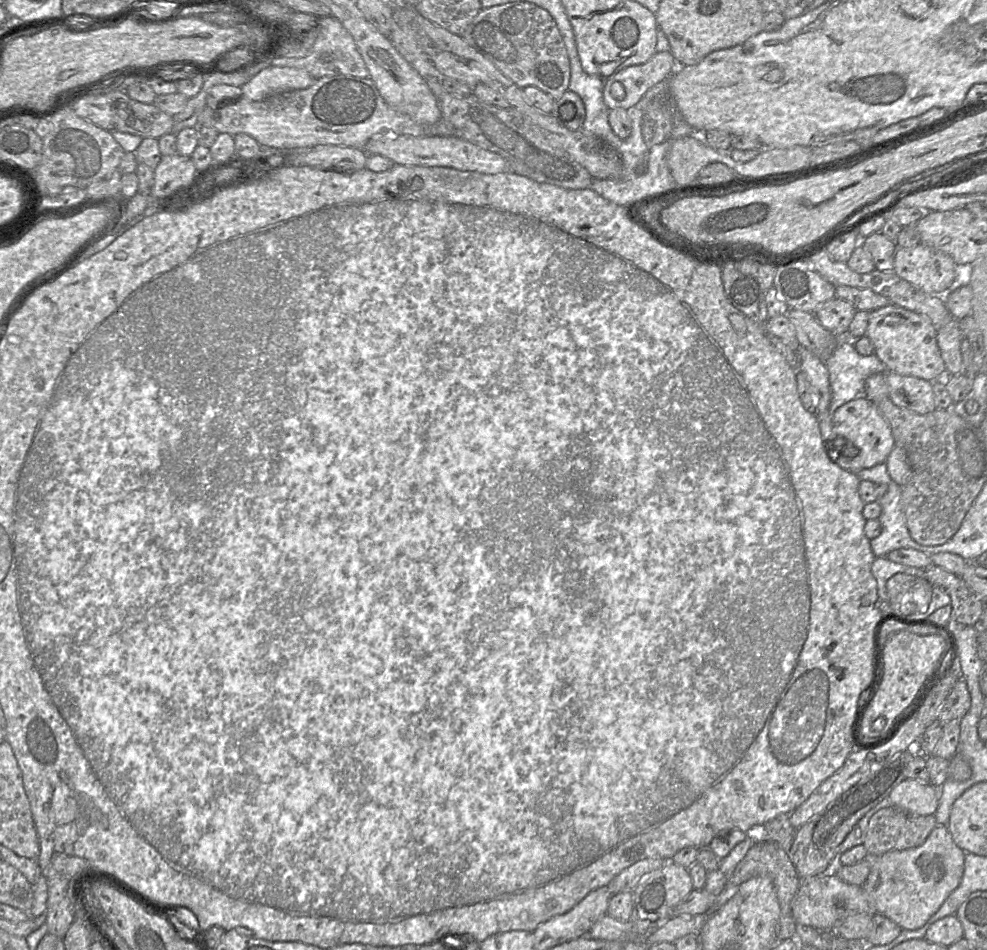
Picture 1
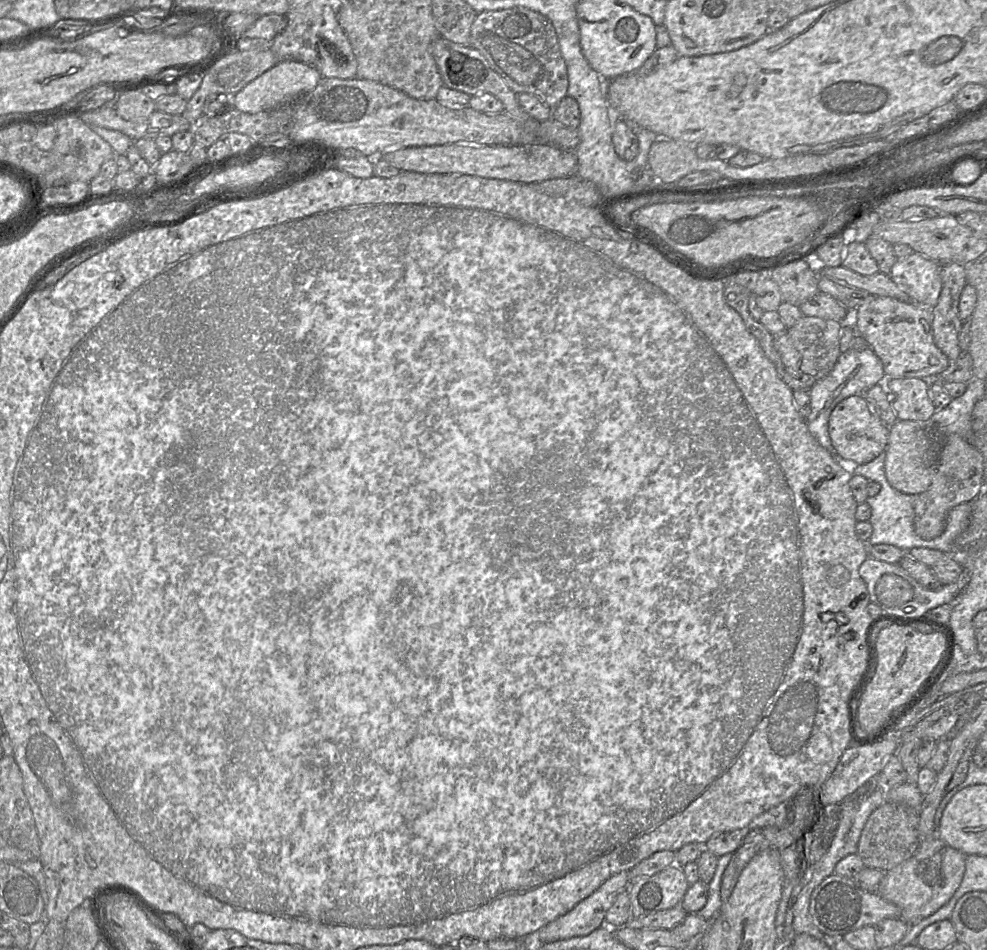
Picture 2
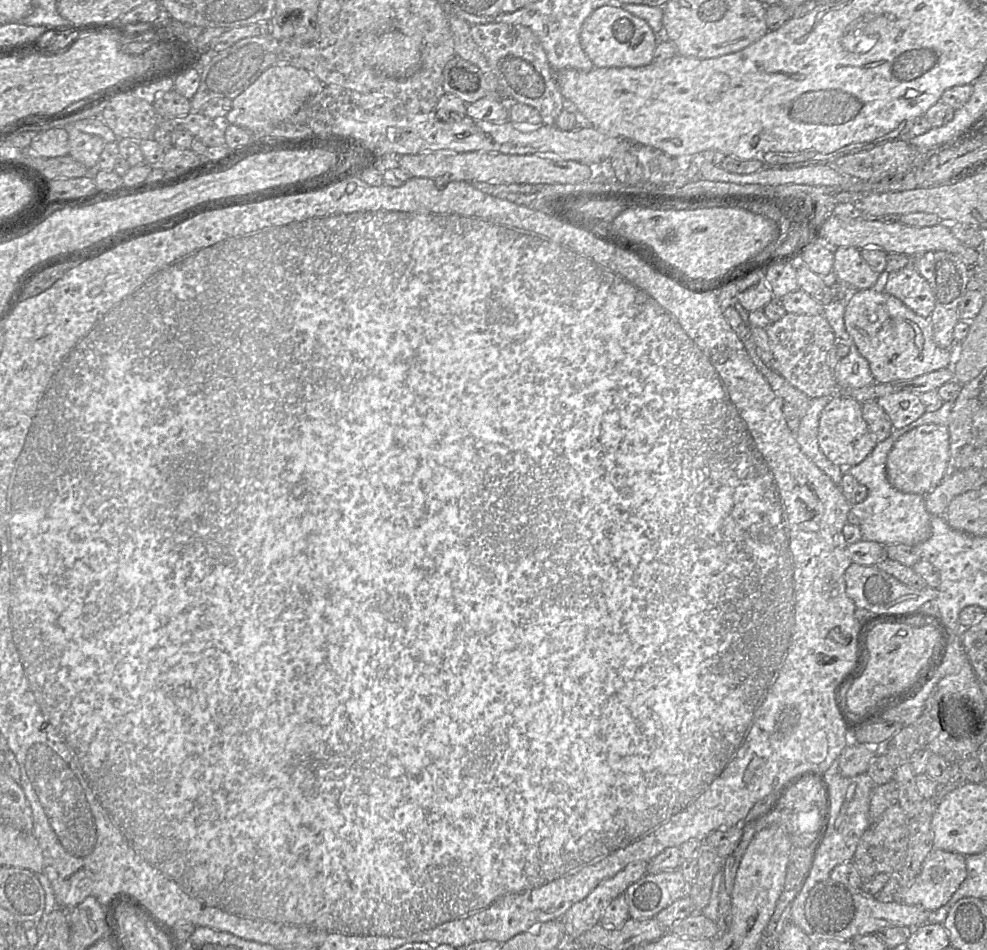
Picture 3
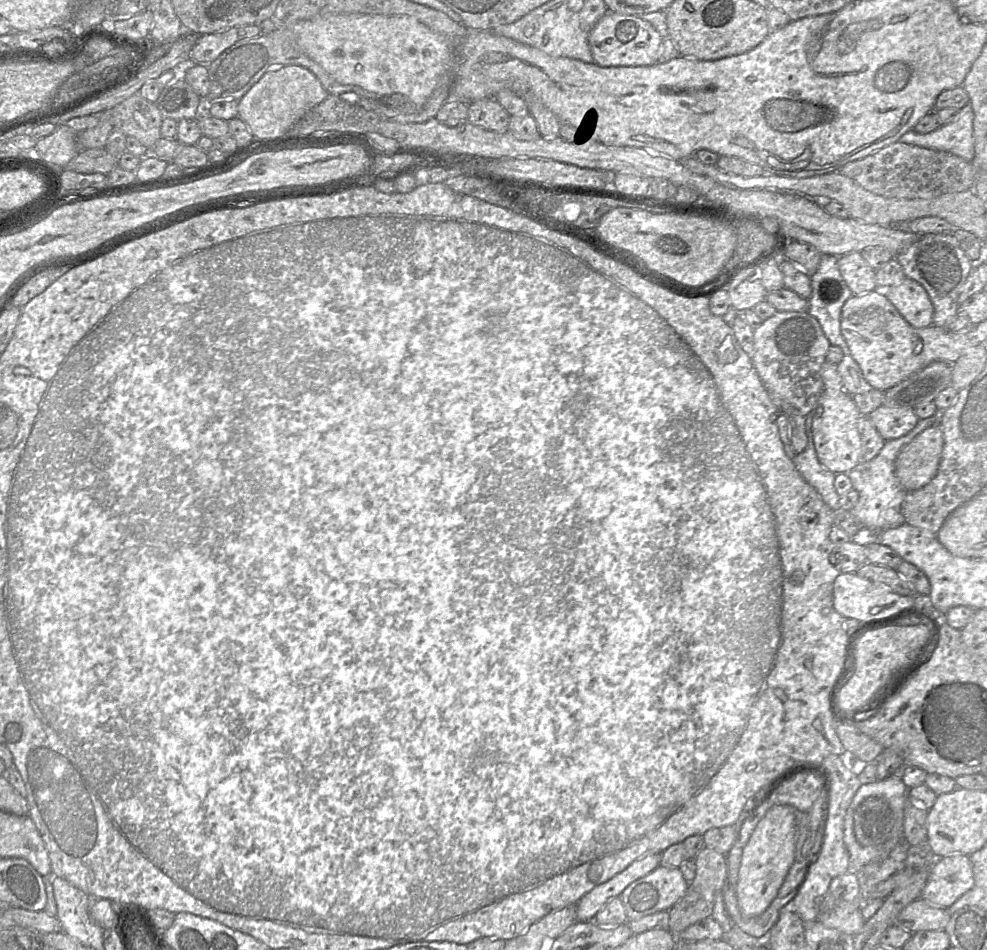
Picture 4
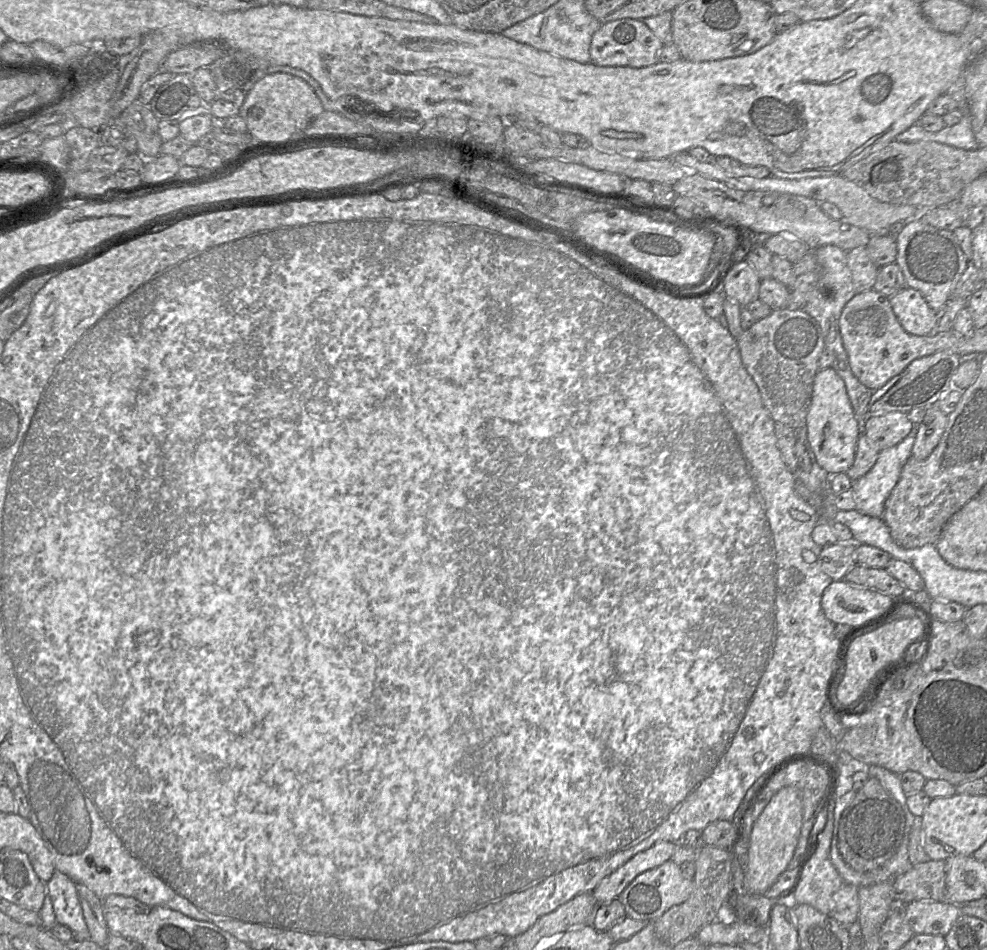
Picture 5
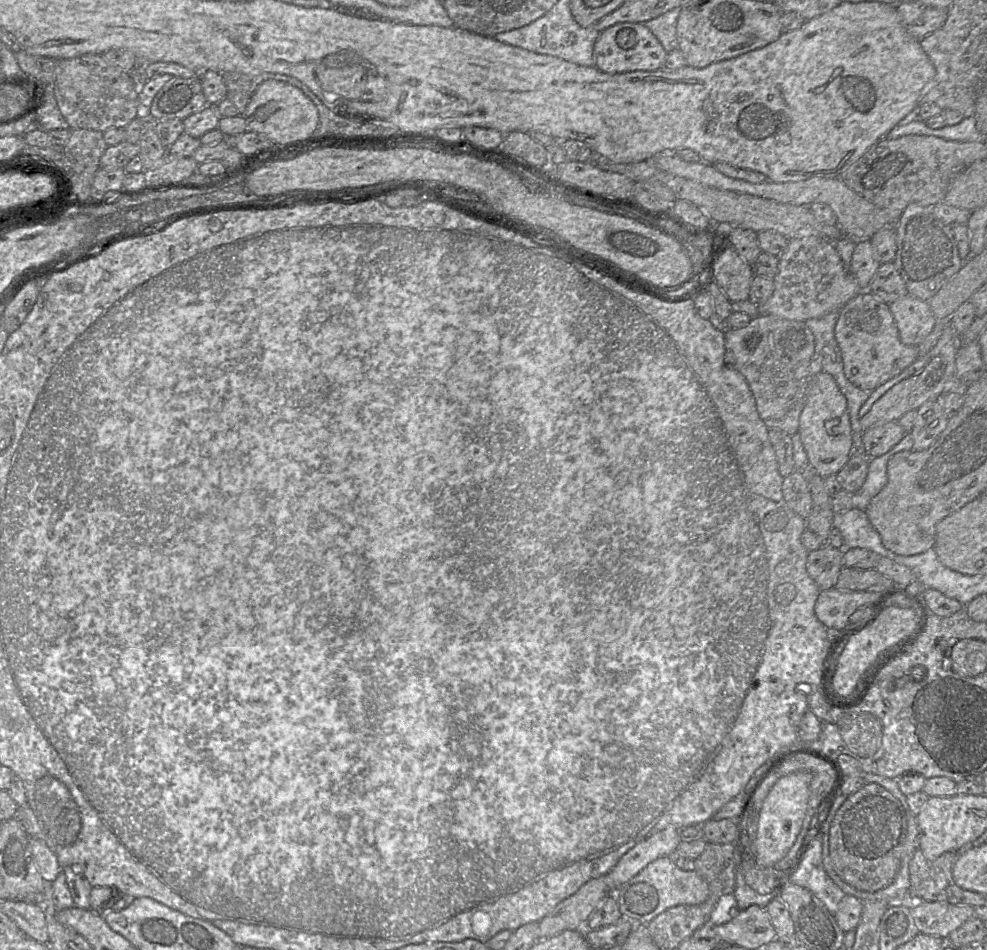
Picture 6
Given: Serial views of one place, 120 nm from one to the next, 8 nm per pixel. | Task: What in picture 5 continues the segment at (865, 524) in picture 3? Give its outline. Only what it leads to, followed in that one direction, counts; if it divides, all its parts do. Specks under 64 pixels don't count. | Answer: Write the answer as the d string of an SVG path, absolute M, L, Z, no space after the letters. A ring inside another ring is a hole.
M917 432L908 434L897 445L881 450L874 466L862 477L853 481L855 509L863 514L882 518L885 501L899 481L901 471L912 457Z

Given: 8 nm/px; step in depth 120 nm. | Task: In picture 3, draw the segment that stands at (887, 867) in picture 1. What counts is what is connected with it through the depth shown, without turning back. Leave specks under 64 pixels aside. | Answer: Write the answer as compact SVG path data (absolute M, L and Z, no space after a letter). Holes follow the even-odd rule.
M932 849L925 858L922 869L910 887L899 887L893 895L893 901L913 905L927 911L936 911L951 899L953 894L967 877L966 856L959 853Z

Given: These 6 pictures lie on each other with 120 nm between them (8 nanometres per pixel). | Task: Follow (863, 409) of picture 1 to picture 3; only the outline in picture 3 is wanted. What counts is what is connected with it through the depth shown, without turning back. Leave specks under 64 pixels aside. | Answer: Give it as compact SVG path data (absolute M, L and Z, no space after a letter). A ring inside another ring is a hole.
M833 396L823 409L819 419L818 442L825 456L842 468L858 465L878 444L863 418L862 404L844 396Z

